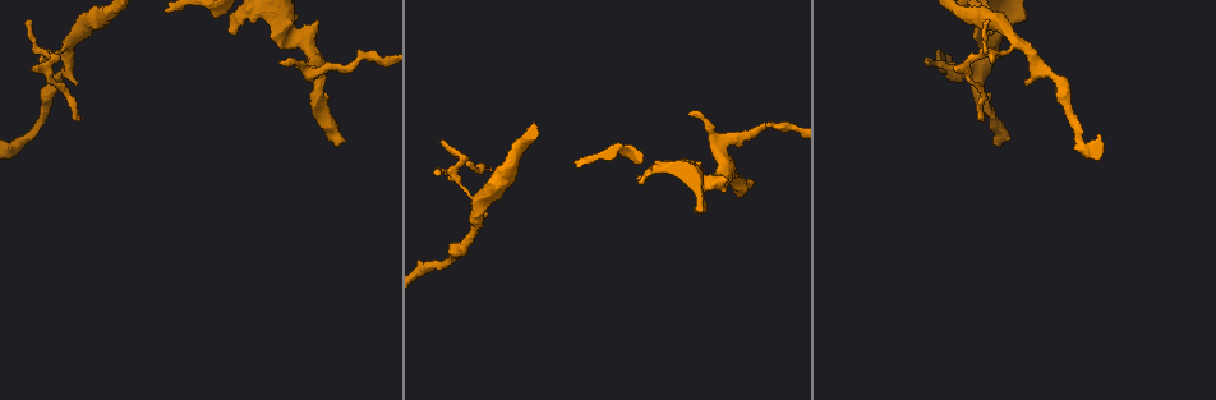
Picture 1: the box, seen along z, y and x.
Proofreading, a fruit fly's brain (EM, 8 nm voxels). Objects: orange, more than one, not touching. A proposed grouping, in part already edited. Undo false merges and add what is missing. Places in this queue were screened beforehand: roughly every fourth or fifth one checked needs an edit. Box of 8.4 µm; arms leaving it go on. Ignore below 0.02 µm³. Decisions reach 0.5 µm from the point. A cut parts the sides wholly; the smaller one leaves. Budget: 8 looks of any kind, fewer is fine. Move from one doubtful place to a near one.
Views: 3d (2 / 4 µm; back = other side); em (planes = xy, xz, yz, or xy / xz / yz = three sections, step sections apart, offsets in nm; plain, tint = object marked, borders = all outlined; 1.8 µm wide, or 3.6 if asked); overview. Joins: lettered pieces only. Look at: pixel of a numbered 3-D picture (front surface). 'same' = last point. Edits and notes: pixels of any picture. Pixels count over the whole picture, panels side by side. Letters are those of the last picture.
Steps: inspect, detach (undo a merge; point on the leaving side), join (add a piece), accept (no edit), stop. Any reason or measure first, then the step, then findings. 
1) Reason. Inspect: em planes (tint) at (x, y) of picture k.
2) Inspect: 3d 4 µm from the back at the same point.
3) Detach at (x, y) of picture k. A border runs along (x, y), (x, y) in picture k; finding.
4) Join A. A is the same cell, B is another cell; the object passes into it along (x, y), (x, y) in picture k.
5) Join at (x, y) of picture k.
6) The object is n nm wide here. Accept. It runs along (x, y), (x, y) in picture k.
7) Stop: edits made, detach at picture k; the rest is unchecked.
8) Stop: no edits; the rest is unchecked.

Free end. Inspect: em planes (borders) at (486, 170) of picture 1.

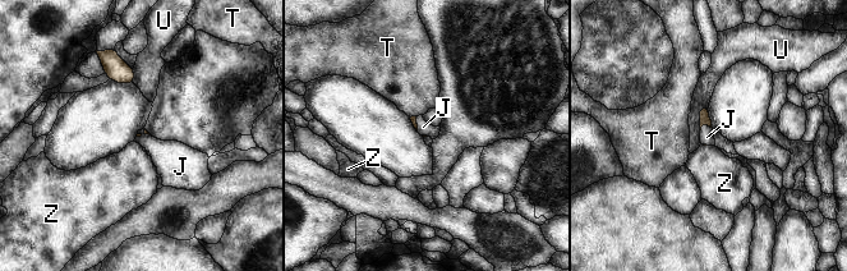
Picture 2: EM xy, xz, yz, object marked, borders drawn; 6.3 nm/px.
Join J. J is the same cell, T, U and Z are other cells; the object passes into it along (703, 111), (704, 124), (707, 137) in picture 2; the neuron continues.

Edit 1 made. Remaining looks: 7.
Inspect: overview.

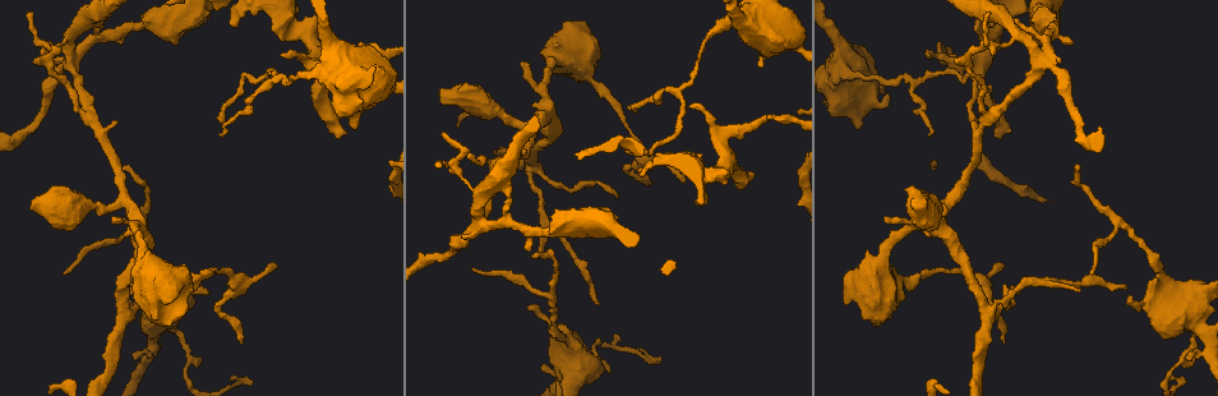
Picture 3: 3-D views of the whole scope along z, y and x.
An open end. Inspect: 3d 4 µm at (993, 25) of picture 3.

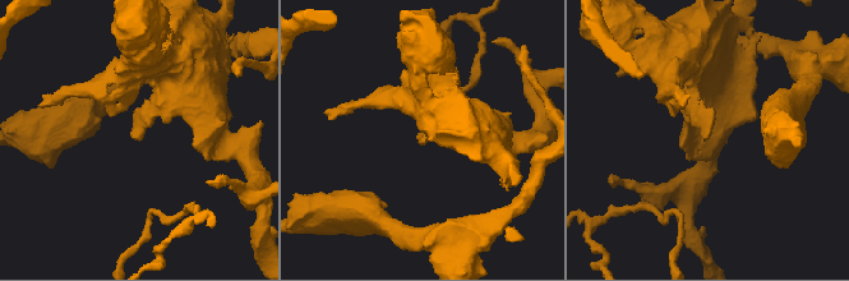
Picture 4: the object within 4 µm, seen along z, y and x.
Inspect: em planes (borders) at (708, 138) of picture 4.

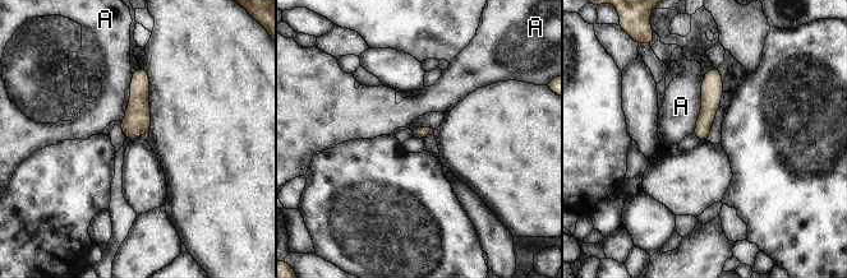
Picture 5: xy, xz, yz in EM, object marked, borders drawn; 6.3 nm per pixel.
Accept. A is another cell; a border runs along (703, 77), (702, 111), (693, 133) in picture 5; no lettered piece goes on from it.

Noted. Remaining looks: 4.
Branch stops here. Inspect: 3d 2 µm at (64, 273) of picture 3.

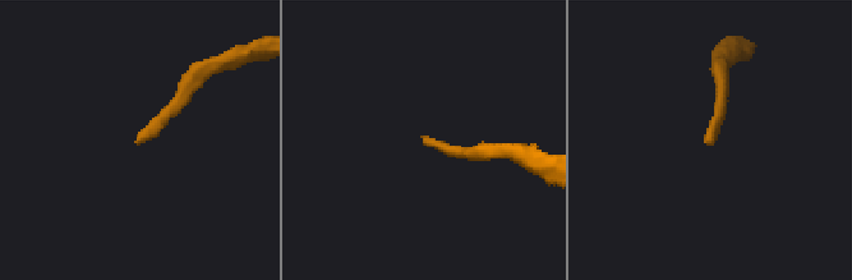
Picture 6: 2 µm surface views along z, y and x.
Inspect: em planes (borders) at (424, 139) of picture 6.

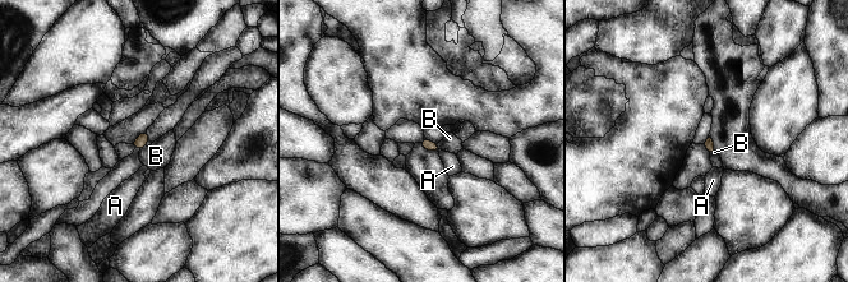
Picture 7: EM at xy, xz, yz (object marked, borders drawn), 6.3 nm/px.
Accept. A and B are other cells; none of them fits.

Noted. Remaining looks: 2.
Stop: edits made, join at picture 2; the rest is unchecked.

